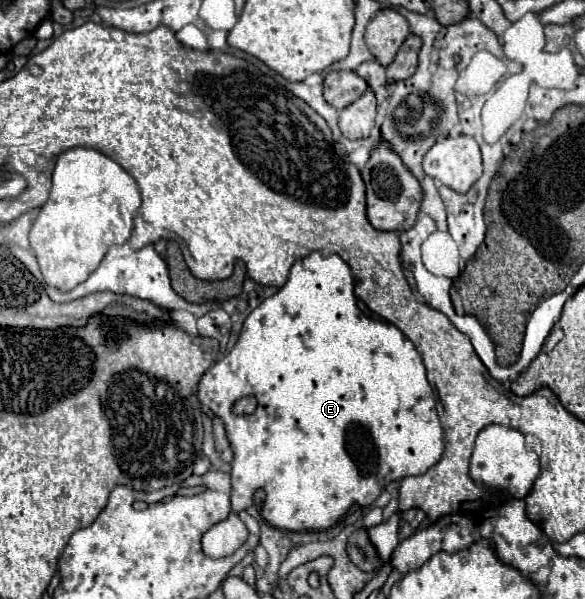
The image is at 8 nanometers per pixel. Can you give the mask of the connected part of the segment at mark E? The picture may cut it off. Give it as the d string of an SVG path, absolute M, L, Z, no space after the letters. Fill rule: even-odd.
M313 252L305 260L297 260L289 272L287 284L277 294L273 294L271 298L261 302L245 318L245 324L243 324L243 330L239 334L235 348L223 360L215 362L201 376L199 388L197 388L199 402L225 422L225 430L227 430L227 436L229 436L229 442L231 442L233 454L235 454L233 464L231 464L233 466L233 470L231 470L233 512L247 510L253 504L255 488L263 488L267 494L267 500L263 504L263 518L271 526L275 526L279 530L291 530L291 532L327 530L327 528L335 526L353 504L371 506L379 498L379 494L383 492L383 488L387 484L391 484L395 480L403 480L407 476L423 474L439 462L443 448L445 448L445 432L443 432L443 426L437 416L435 394L431 392L431 386L425 378L425 366L421 362L421 356L417 354L415 346L405 338L405 334L397 326L393 326L389 322L381 322L381 320L375 322L375 320L367 318L355 304L353 288L355 288L355 282L353 282L351 270L337 254L321 256L319 252ZM245 396L255 396L259 406L249 416L235 416L231 408L237 400L241 400Z

